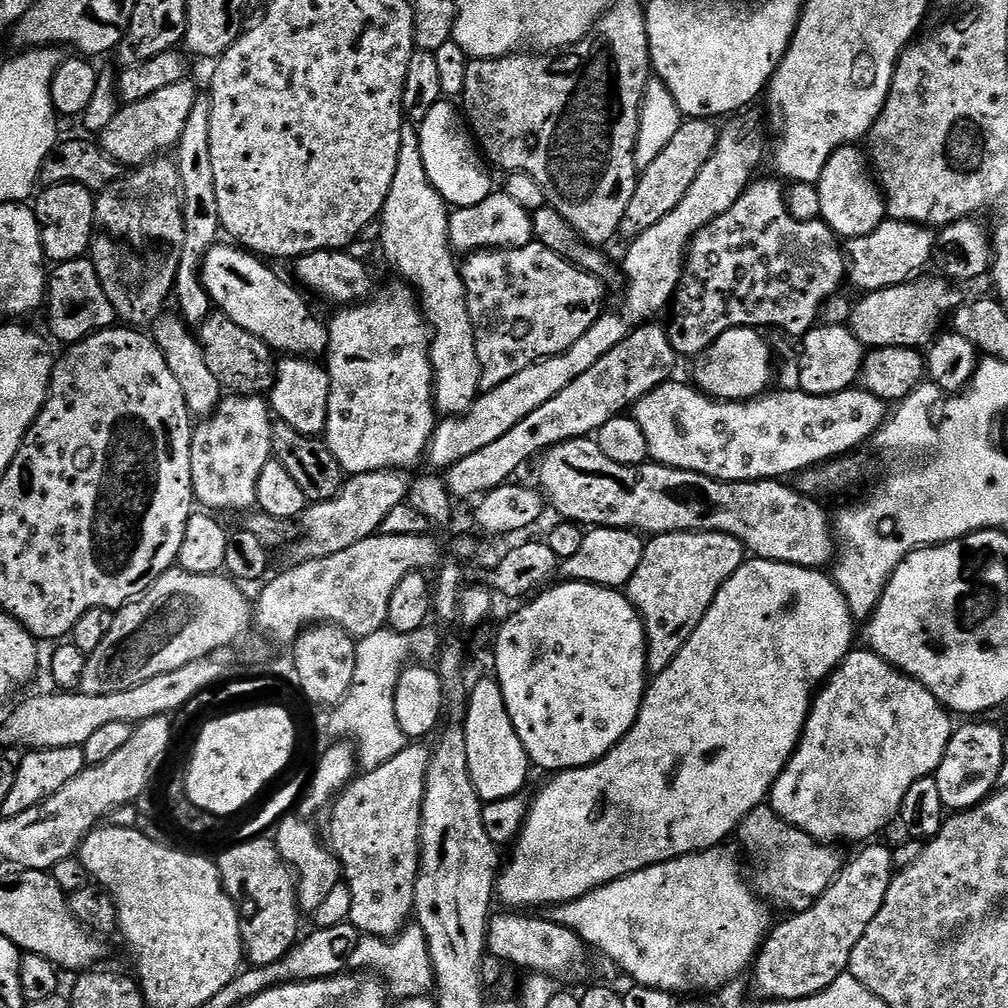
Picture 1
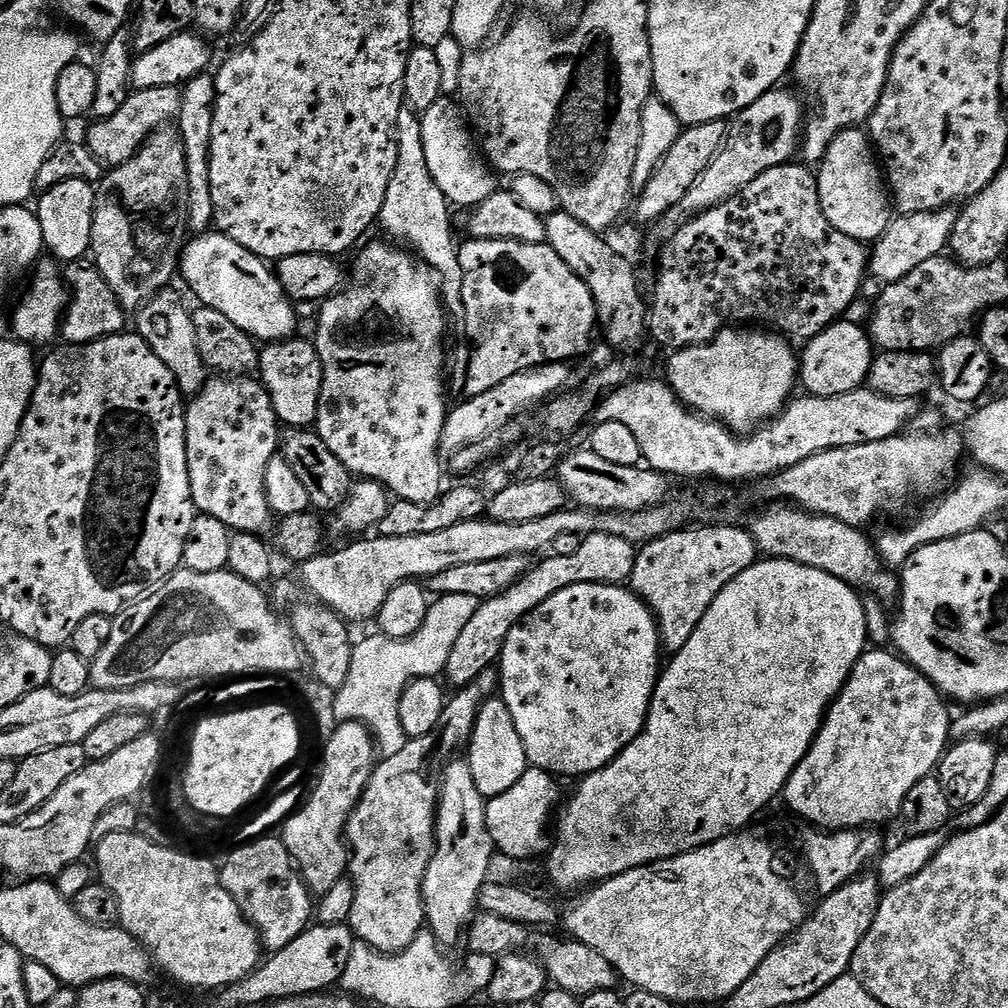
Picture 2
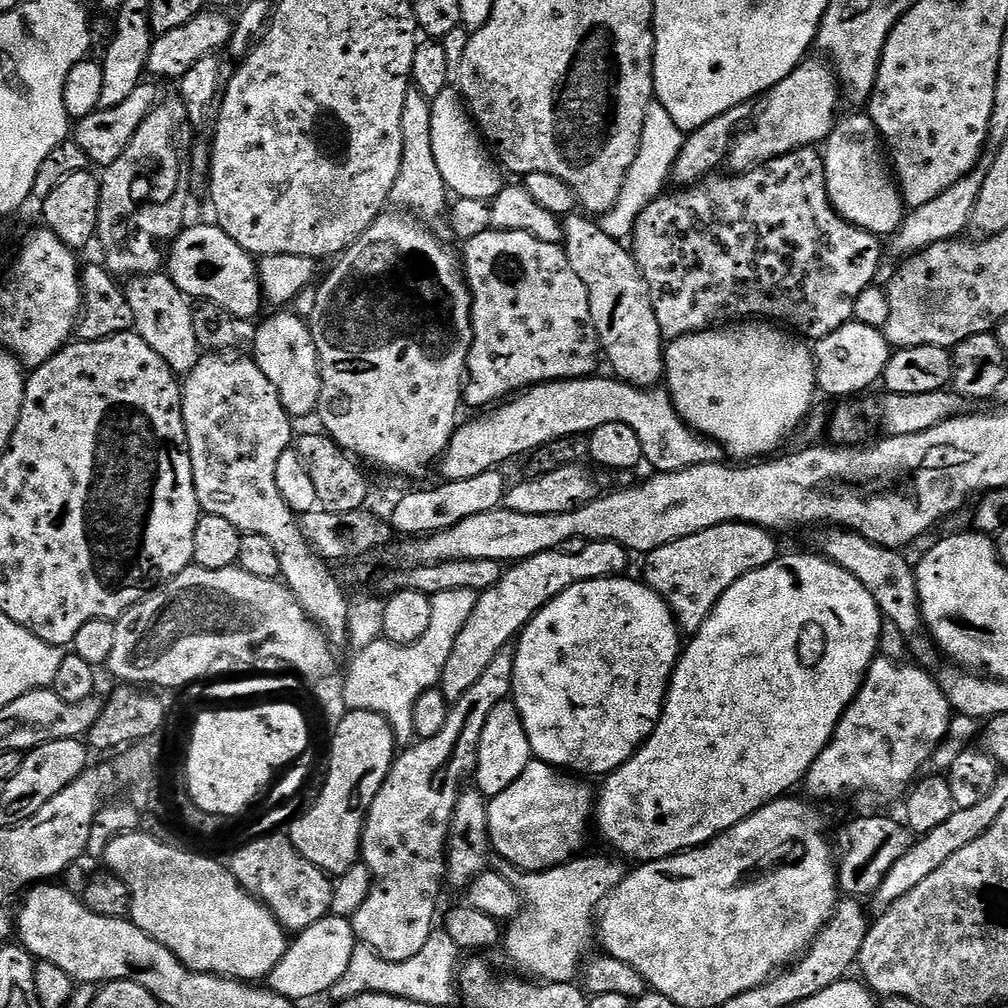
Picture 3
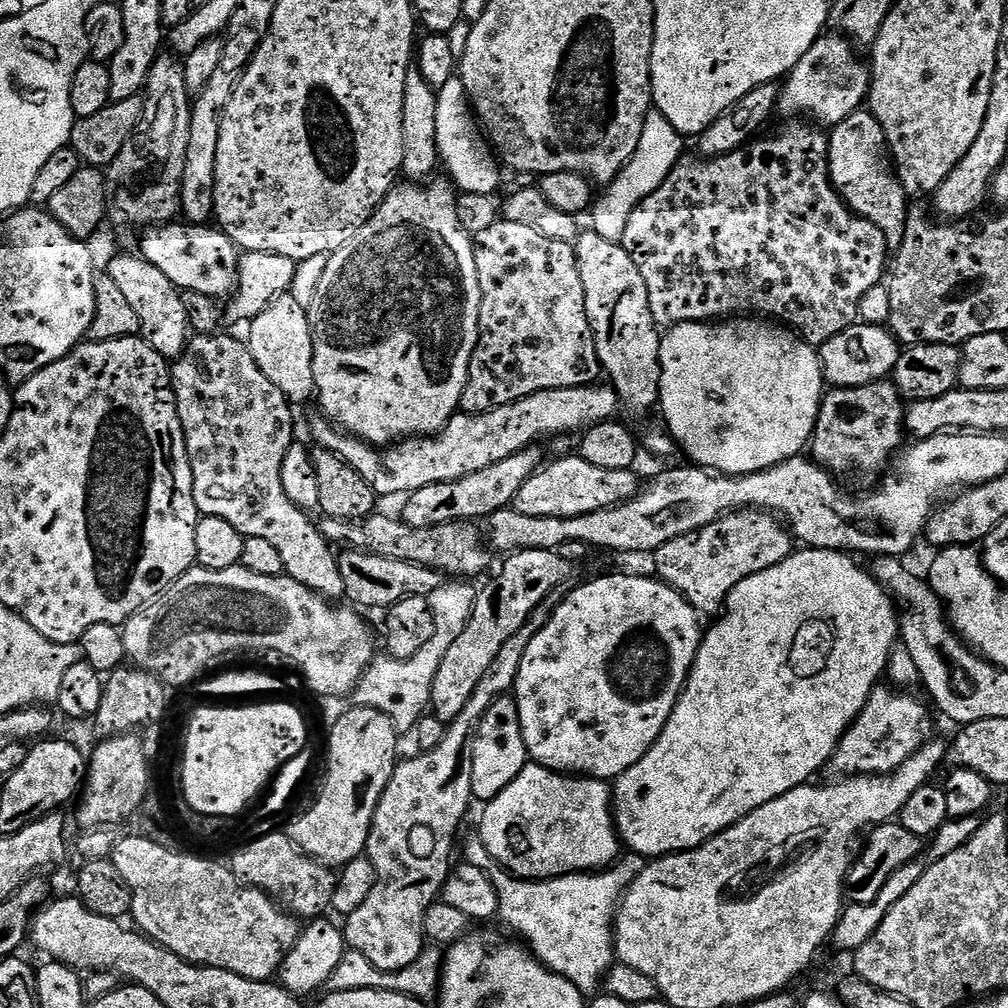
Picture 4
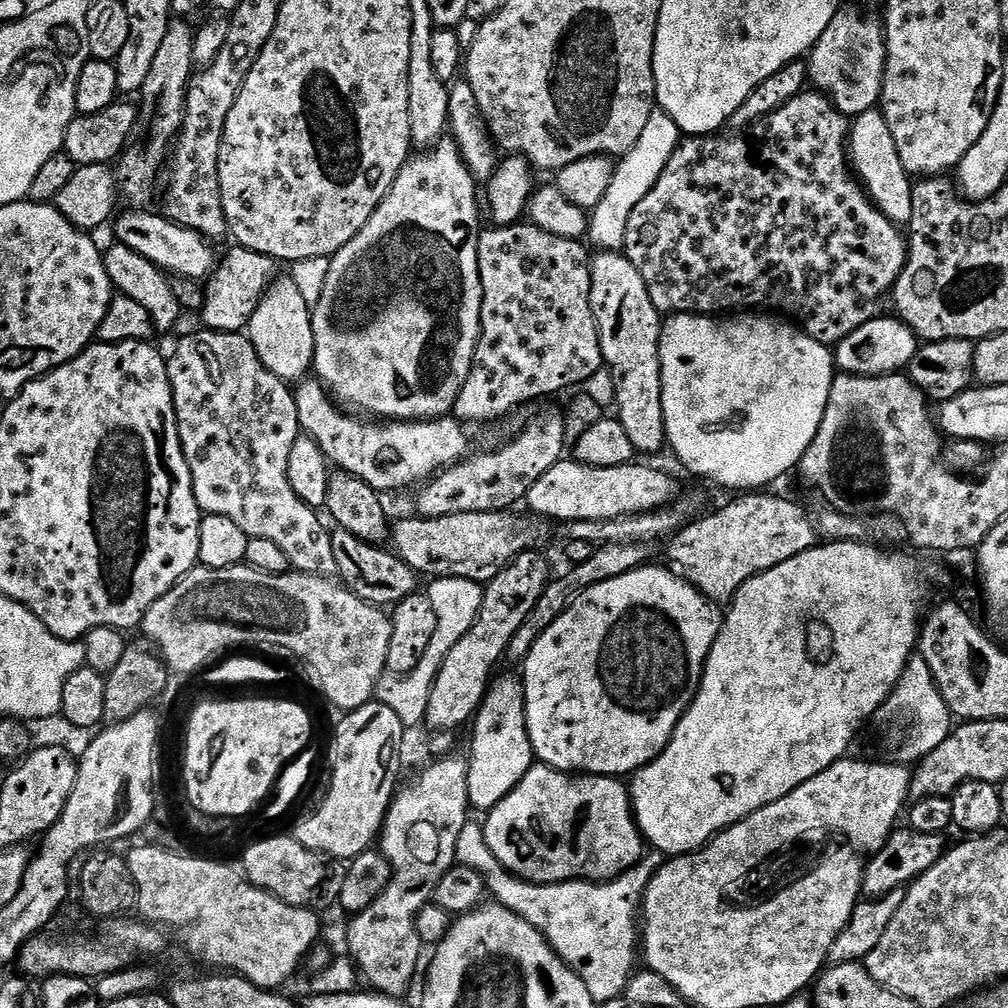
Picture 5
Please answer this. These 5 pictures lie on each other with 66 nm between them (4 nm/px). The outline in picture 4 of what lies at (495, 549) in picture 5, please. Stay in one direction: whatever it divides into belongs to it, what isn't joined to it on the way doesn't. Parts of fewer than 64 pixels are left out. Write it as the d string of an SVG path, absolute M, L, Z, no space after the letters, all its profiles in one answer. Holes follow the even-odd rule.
M375 512L366 518L350 520L325 517L319 523L318 527L328 542L334 546L358 548L365 552L372 552L376 556L425 565L427 568L442 572L446 576L451 576L452 574L454 576L451 577L454 578L472 580L474 579L472 577L482 575L489 568L491 554L491 551L485 544L481 529L479 532L476 526L477 525L471 521L460 521L458 523L446 523L442 526L414 527L406 523L402 518L396 517L396 519L394 519L386 514L382 514L382 512Z

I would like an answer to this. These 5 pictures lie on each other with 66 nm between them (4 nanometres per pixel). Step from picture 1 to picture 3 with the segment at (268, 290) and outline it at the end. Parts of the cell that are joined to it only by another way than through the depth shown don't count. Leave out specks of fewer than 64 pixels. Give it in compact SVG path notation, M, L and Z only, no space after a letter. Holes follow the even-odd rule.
M215 223L185 227L166 252L166 274L193 301L222 306L244 322L260 312L262 289L257 261Z

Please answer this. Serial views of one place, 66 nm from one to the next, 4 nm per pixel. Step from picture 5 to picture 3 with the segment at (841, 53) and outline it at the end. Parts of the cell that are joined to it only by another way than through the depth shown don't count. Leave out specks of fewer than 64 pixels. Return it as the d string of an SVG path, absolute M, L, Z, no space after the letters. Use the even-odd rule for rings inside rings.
M805 58L800 65L793 70L782 82L778 82L766 95L759 101L758 111L754 119L743 130L737 131L736 139L732 142L732 148L728 152L726 161L727 167L733 173L749 172L782 154L788 154L799 148L810 148L819 145L828 139L838 121L840 108L840 98L842 100L842 88L838 83L836 68L827 59L812 60Z

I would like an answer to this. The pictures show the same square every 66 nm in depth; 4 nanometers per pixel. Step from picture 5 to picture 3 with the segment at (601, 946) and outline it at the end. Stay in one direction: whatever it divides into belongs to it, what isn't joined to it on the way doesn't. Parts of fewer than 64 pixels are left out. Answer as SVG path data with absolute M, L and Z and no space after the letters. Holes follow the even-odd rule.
M596 856L586 857L575 857L567 864L558 864L542 872L516 870L511 873L509 880L514 888L521 892L522 907L520 915L507 923L502 938L502 949L504 948L509 960L523 971L523 975L551 984L573 983L585 958L593 951L591 948L596 944L596 915L600 901L624 881L628 866L618 858L614 860Z

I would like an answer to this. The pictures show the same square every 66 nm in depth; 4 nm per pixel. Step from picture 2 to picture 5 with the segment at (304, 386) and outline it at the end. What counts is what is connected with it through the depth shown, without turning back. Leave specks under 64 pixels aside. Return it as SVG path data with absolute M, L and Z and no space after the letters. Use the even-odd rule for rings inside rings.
M290 274L277 275L269 284L250 318L246 335L254 346L262 366L266 366L266 370L270 370L270 374L274 374L279 380L300 382L313 371L312 309L306 298L302 298Z

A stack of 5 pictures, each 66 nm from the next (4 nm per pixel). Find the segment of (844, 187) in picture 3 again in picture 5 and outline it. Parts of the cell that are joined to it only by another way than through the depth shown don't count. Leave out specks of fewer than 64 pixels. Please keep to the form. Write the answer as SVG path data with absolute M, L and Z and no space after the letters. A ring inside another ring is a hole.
M878 108L855 117L849 127L848 143L849 165L865 187L865 192L873 204L892 224L906 226L913 217L913 181L902 166L898 148L891 137L885 116Z

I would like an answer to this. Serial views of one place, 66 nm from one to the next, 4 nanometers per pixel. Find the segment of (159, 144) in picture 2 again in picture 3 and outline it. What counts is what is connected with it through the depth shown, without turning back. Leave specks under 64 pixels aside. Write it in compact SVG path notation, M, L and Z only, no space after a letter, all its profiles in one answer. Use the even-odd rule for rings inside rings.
M172 94L172 96L167 96L168 95L165 95L163 99L157 103L155 110L142 122L142 126L138 126L138 134L134 134L134 138L130 138L130 146L126 146L126 150L122 150L122 158L118 158L118 162L107 165L100 176L100 209L98 210L96 235L98 237L98 244L104 247L103 263L106 265L108 271L117 278L150 276L159 273L166 264L166 246L171 245L172 241L175 240L186 227L184 215L188 212L188 195L191 194L192 183L194 183L194 177L192 175L192 150L194 147L192 132L194 132L194 126L186 114L186 106L181 102L179 95Z

